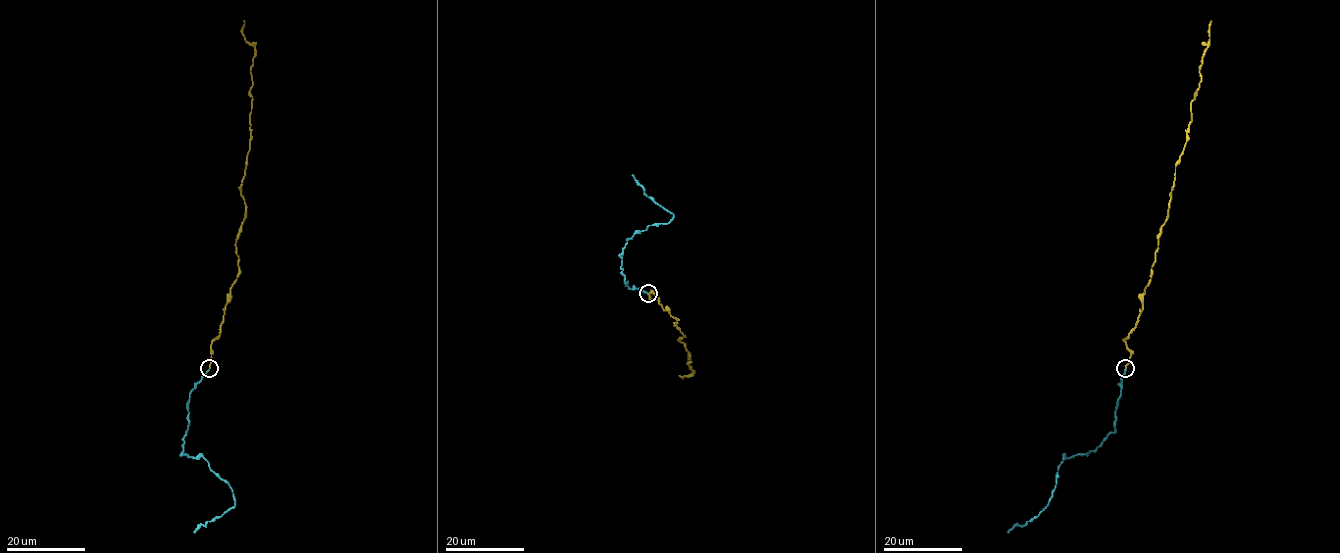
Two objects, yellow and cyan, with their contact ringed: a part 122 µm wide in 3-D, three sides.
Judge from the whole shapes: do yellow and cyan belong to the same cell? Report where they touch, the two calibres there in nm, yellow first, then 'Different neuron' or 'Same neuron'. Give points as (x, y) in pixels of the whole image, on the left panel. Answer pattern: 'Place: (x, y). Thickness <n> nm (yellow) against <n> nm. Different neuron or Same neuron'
Place: (209, 368). Thickness 240 nm (yellow) against 280 nm. Same neuron

